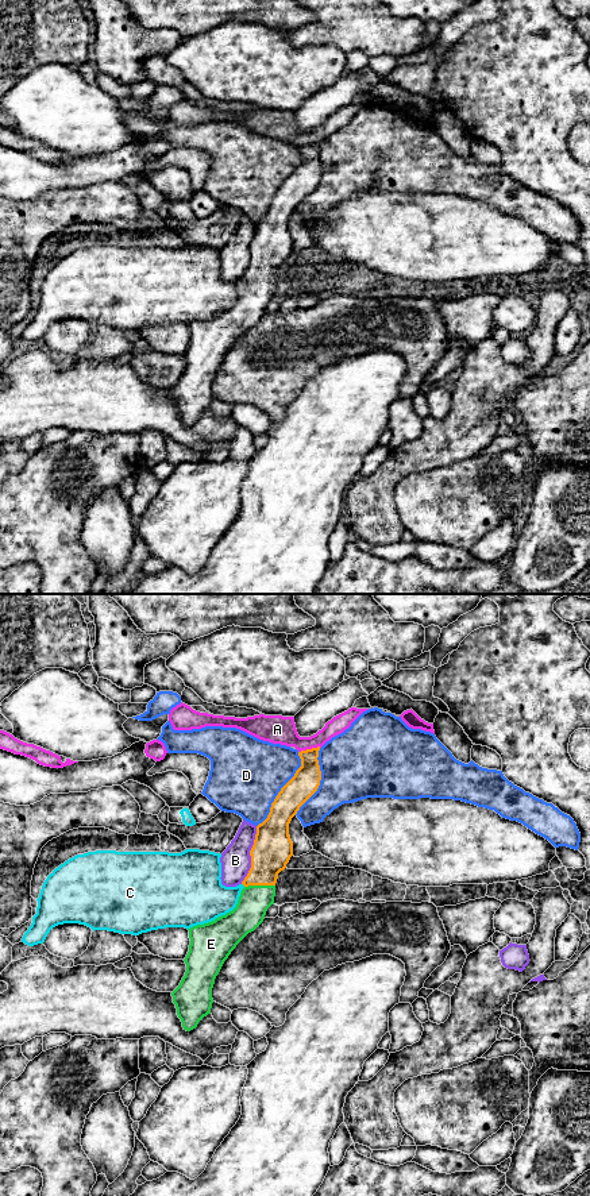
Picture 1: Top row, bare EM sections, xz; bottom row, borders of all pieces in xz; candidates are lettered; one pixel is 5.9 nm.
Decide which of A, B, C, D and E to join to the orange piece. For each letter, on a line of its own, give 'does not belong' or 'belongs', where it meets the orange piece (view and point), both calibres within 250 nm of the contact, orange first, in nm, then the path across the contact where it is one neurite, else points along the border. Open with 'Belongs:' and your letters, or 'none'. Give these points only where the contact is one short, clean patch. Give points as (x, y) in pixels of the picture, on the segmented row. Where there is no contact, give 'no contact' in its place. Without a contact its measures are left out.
Belongs: E
A: does not belong | xz (309, 749) | 160/170 nm
B: does not belong | xz (250, 855) | 240/180 nm
C: does not belong | xz (243, 884) | 240/280 nm | along xz (242, 883), (245, 886)
D: does not belong | xz (281, 790) | 180/440 nm
E: belongs | xz (259, 884) | 240/190 nm

